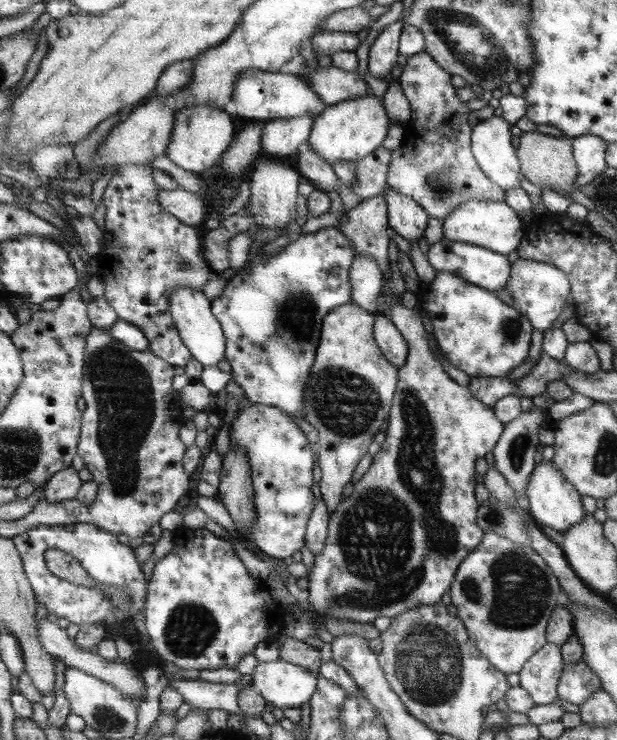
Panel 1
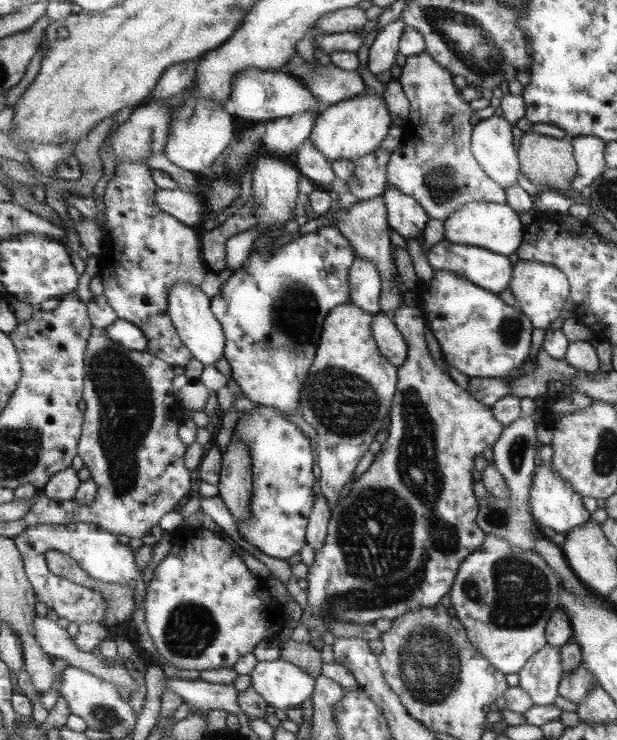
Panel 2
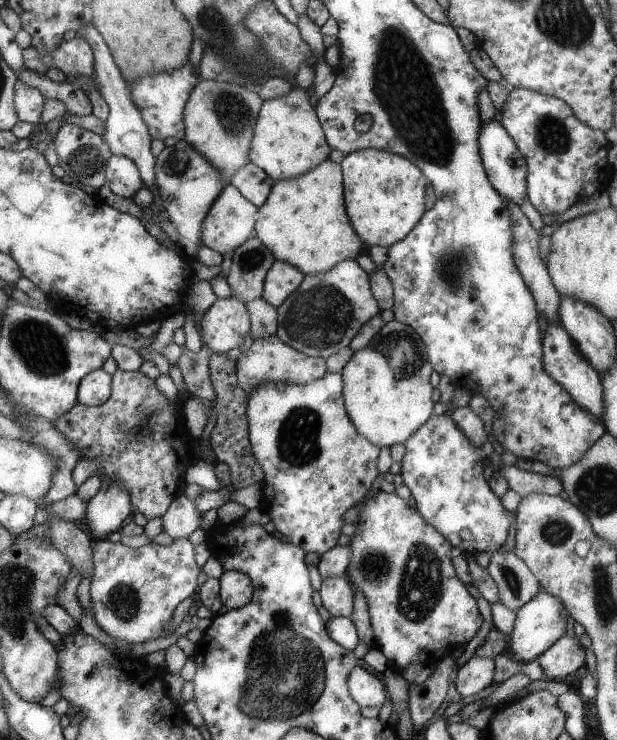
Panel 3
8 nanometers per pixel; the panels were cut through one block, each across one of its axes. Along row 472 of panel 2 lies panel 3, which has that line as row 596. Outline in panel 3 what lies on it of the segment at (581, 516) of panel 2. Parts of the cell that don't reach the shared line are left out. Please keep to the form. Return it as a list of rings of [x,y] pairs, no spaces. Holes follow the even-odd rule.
[[[538,592],[515,613],[514,627],[512,633],[507,637],[507,652],[509,656],[513,654],[515,660],[520,663],[534,665],[535,659],[565,634],[566,618],[569,617],[569,611],[566,606],[563,606],[562,599],[548,592]]]

